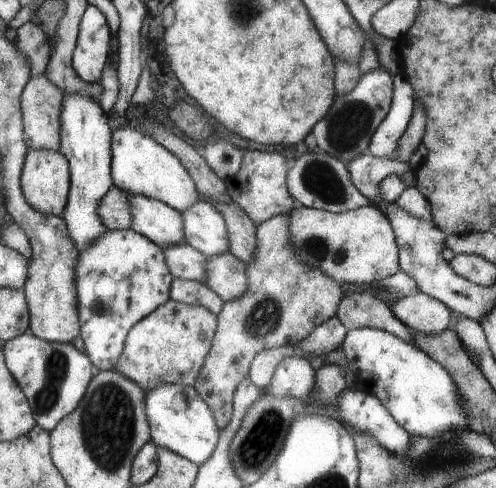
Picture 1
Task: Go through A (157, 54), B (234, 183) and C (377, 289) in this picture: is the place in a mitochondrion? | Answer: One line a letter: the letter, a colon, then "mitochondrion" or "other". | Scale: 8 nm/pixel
A: other
B: other
C: other

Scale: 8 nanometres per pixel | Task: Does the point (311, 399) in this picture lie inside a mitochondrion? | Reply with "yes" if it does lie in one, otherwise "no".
no

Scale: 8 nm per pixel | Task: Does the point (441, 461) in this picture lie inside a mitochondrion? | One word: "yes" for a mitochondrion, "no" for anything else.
yes

